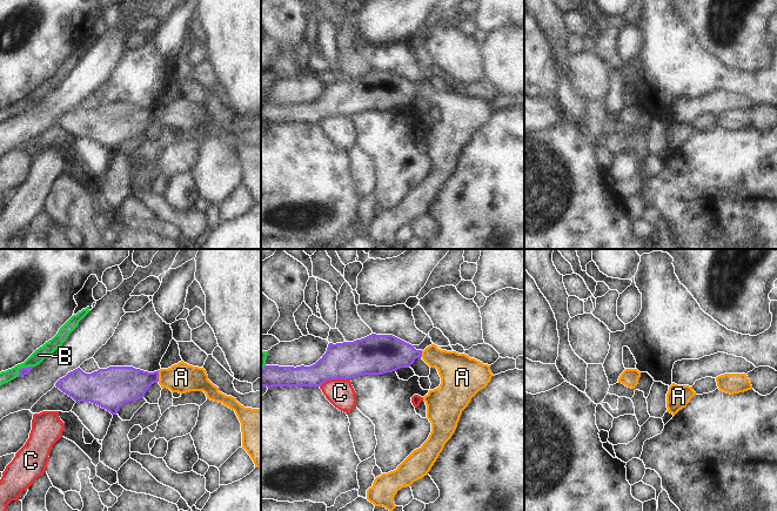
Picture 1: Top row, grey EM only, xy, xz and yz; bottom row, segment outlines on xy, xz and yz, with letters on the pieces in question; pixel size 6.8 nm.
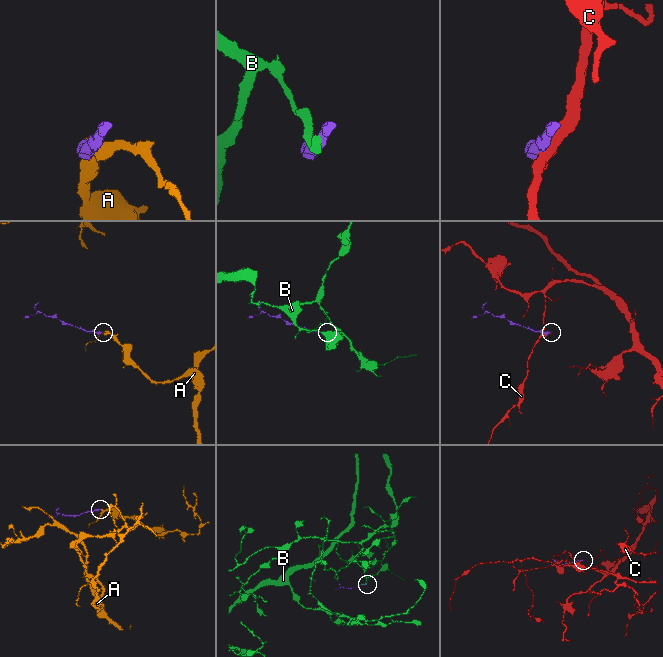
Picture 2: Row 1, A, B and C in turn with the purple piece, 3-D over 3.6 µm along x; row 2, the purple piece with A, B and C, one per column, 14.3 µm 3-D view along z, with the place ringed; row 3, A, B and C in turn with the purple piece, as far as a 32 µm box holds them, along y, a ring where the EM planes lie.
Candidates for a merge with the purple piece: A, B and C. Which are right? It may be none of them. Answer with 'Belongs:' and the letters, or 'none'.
Belongs: A

